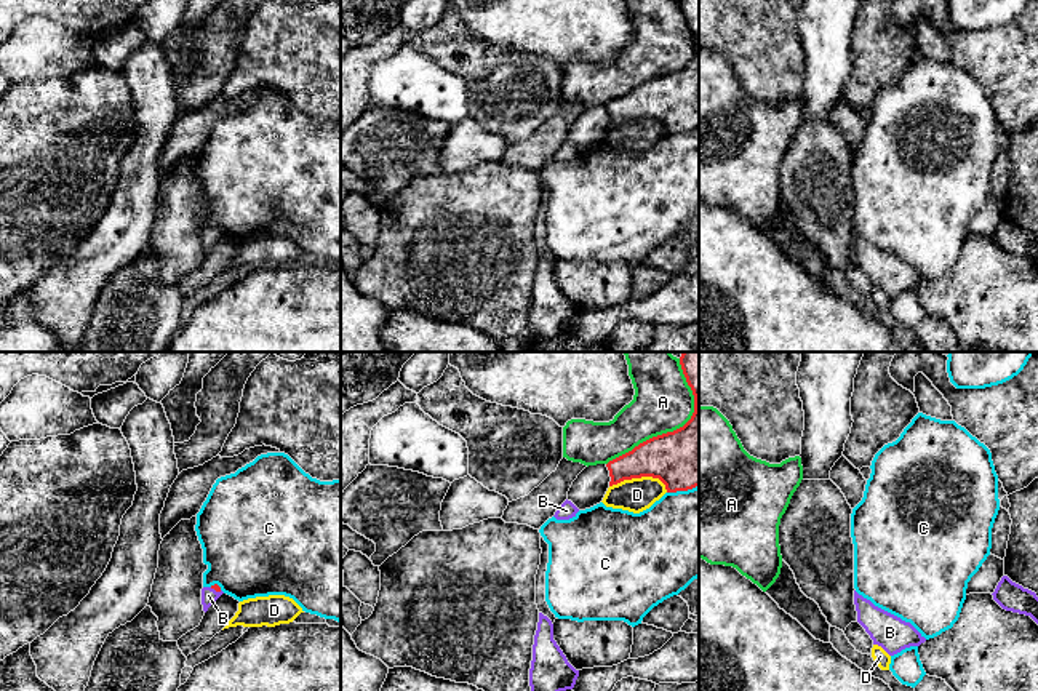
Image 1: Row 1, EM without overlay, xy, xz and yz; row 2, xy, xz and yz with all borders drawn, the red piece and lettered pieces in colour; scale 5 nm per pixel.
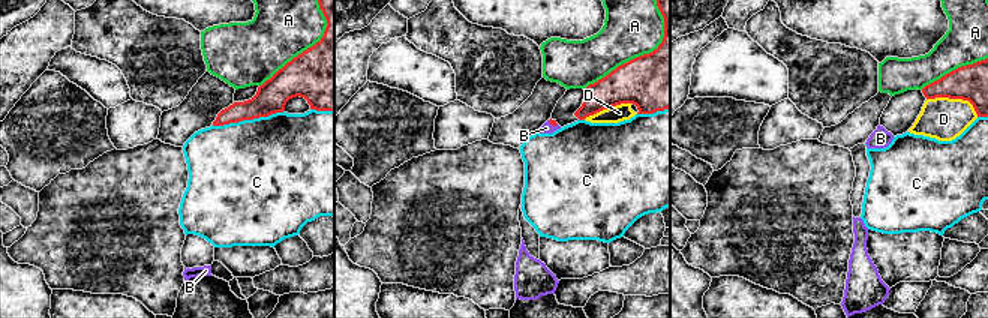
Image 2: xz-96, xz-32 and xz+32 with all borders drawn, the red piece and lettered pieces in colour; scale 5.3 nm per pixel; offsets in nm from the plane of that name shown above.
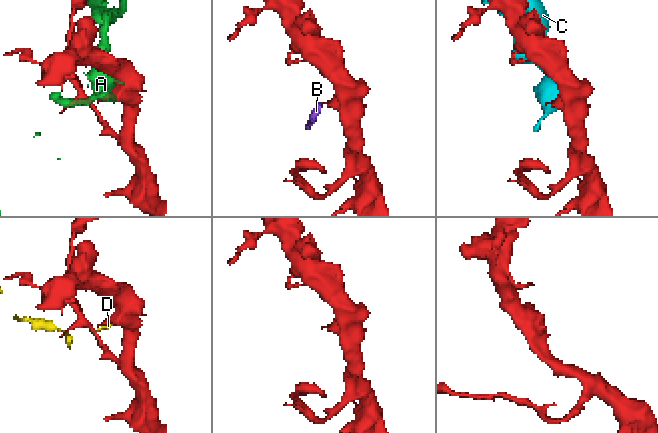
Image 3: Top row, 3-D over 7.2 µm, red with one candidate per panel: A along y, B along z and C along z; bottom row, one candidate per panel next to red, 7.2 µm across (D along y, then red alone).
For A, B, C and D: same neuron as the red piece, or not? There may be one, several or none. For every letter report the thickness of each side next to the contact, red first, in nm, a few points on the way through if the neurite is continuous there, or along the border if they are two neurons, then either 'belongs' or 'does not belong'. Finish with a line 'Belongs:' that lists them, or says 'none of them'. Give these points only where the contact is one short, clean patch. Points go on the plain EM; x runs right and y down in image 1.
A: calibres 320 and 300 nm; does not belong
B: calibres 40 and 80 nm; way xy (216, 229), (216, 232), (208, 237); belongs
C: calibres 320 and 440 nm; does not belong
D: calibres 300 and 170 nm; does not belong
Belongs: B

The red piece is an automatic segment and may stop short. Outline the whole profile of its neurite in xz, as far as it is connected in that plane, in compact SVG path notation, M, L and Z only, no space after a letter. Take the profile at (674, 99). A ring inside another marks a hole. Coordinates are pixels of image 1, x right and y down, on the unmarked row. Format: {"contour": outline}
{"contour": "M680 0L694 37L694 54L680 70L653 78L632 93L609 102L609 128L624 122L659 120L667 134L699 128L699 0Z"}

